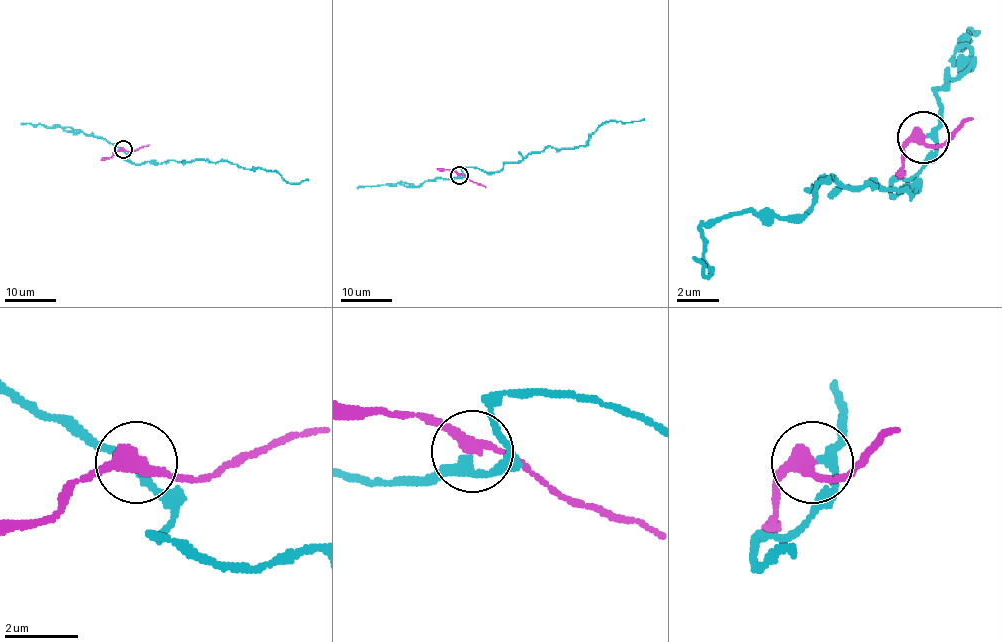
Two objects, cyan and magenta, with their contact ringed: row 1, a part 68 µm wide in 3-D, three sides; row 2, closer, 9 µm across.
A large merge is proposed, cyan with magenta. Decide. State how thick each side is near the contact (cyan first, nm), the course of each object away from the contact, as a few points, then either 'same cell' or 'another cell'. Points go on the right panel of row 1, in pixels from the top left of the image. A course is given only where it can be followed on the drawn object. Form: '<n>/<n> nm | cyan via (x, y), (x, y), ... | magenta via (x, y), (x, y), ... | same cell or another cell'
240/320 nm | cyan via (927, 138), (891, 195), (912, 195), (829, 179), (803, 216), (704, 226), (709, 273), (694, 257) | magenta via (922, 138), (943, 143), (974, 117) | another cell

